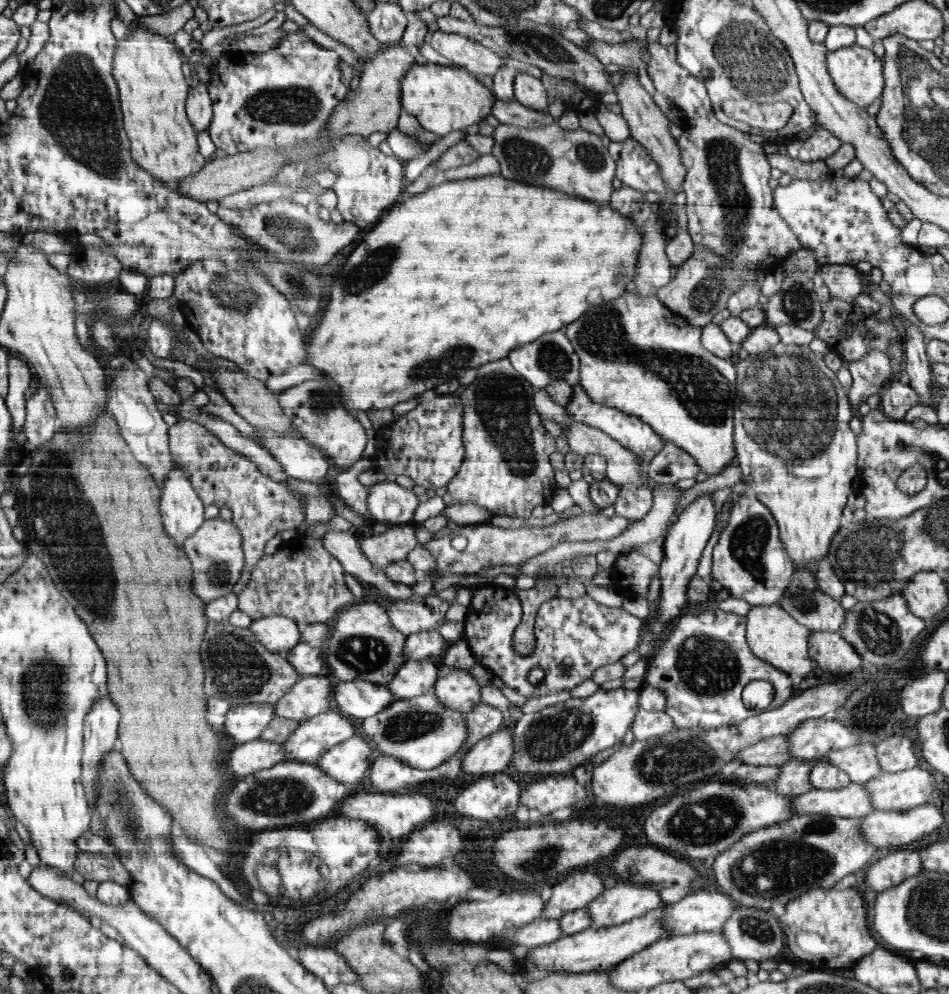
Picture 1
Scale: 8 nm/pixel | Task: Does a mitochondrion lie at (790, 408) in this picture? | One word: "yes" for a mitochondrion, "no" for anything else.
yes

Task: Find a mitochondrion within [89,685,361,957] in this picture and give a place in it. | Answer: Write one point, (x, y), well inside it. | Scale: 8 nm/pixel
(293, 876)

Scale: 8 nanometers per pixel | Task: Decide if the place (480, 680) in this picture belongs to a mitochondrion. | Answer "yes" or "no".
no

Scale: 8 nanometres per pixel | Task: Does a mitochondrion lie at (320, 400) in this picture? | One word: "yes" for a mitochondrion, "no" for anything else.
yes

